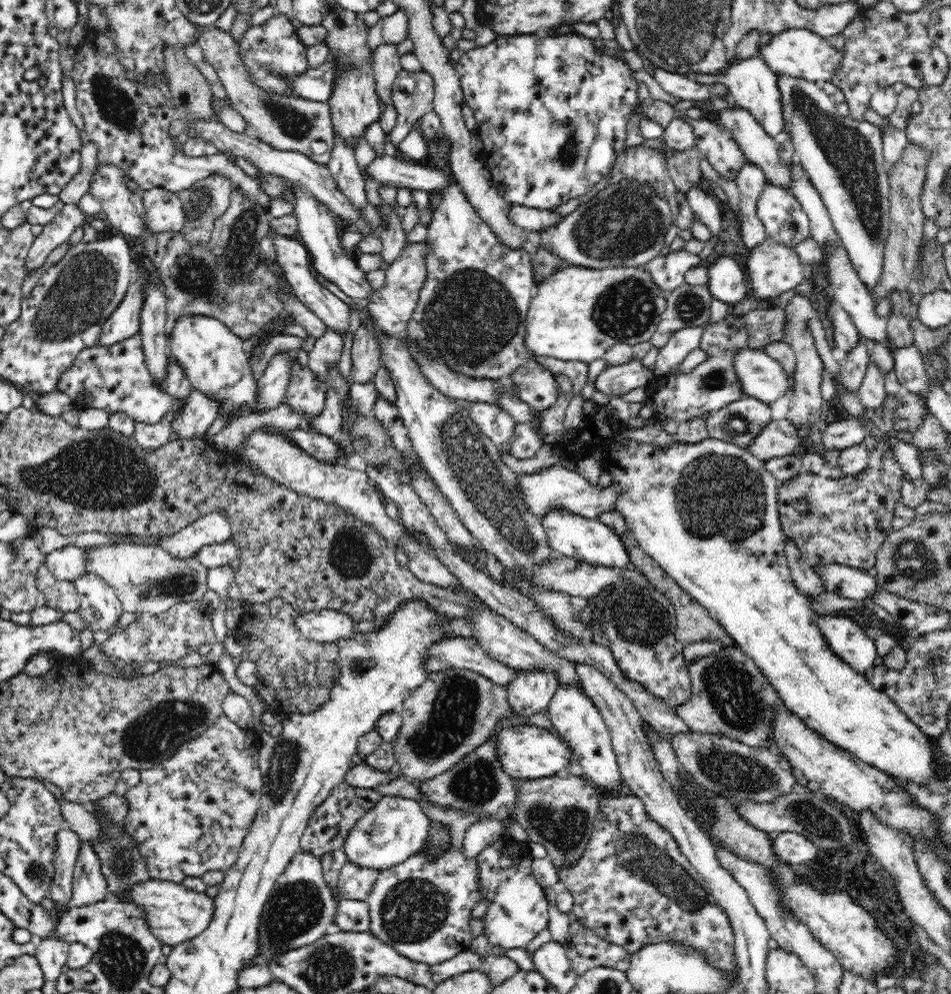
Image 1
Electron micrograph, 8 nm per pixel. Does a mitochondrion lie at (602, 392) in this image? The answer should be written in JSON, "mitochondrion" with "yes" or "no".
{"mitochondrion":"no"}

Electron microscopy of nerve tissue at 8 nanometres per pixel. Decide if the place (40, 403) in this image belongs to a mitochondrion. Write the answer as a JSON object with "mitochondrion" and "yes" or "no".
{"mitochondrion":"no"}

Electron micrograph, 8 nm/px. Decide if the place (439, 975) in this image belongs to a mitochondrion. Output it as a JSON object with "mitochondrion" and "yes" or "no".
{"mitochondrion":"no"}

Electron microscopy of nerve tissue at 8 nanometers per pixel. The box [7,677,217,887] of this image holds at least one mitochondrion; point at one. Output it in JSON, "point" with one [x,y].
{"point":[152,735]}

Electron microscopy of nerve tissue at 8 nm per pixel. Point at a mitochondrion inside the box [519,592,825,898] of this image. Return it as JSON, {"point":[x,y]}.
{"point":[731,689]}

